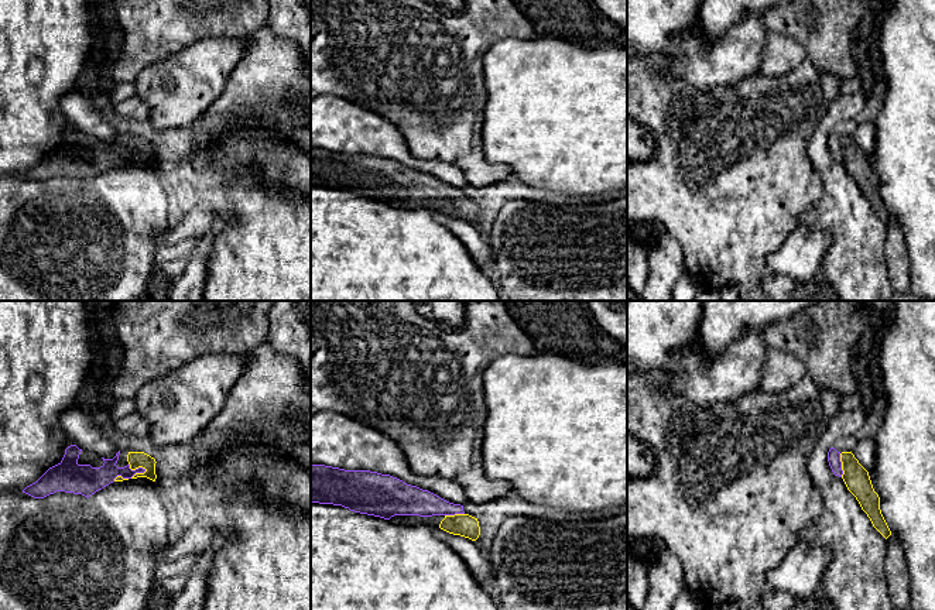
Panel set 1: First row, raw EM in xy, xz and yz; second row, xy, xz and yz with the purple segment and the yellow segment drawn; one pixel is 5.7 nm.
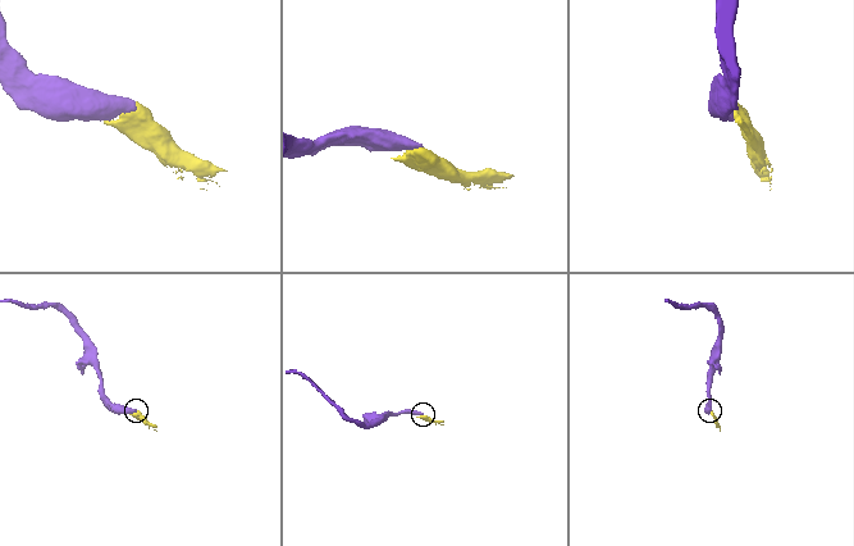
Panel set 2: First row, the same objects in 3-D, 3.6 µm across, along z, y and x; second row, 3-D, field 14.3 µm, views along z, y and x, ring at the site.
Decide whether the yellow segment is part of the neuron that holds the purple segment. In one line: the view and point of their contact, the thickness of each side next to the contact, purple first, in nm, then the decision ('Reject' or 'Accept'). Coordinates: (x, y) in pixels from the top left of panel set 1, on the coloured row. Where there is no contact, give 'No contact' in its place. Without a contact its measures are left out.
Touches purple at xy (136, 472). Thickness 140 nm (purple) against 100 nm. Accept

